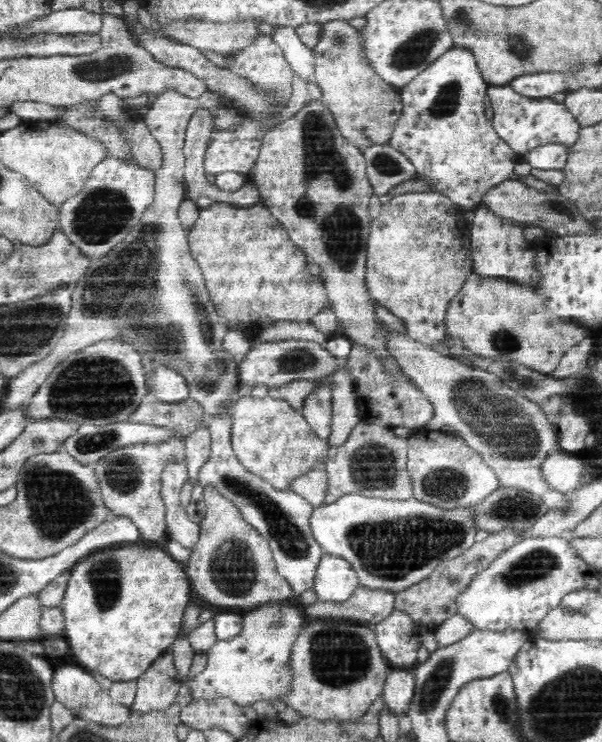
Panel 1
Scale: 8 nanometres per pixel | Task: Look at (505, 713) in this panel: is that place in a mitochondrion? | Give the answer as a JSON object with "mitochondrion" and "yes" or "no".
{"mitochondrion":"yes"}

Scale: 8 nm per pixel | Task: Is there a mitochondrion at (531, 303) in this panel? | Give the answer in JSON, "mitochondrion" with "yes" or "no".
{"mitochondrion":"no"}

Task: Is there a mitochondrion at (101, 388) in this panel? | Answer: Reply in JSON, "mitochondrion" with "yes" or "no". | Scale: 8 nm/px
{"mitochondrion":"yes"}

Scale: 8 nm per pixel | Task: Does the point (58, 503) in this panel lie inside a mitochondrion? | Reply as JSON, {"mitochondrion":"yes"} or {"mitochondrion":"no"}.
{"mitochondrion":"yes"}

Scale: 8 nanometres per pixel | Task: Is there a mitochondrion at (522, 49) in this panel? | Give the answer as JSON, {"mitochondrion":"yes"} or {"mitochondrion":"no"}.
{"mitochondrion":"yes"}

